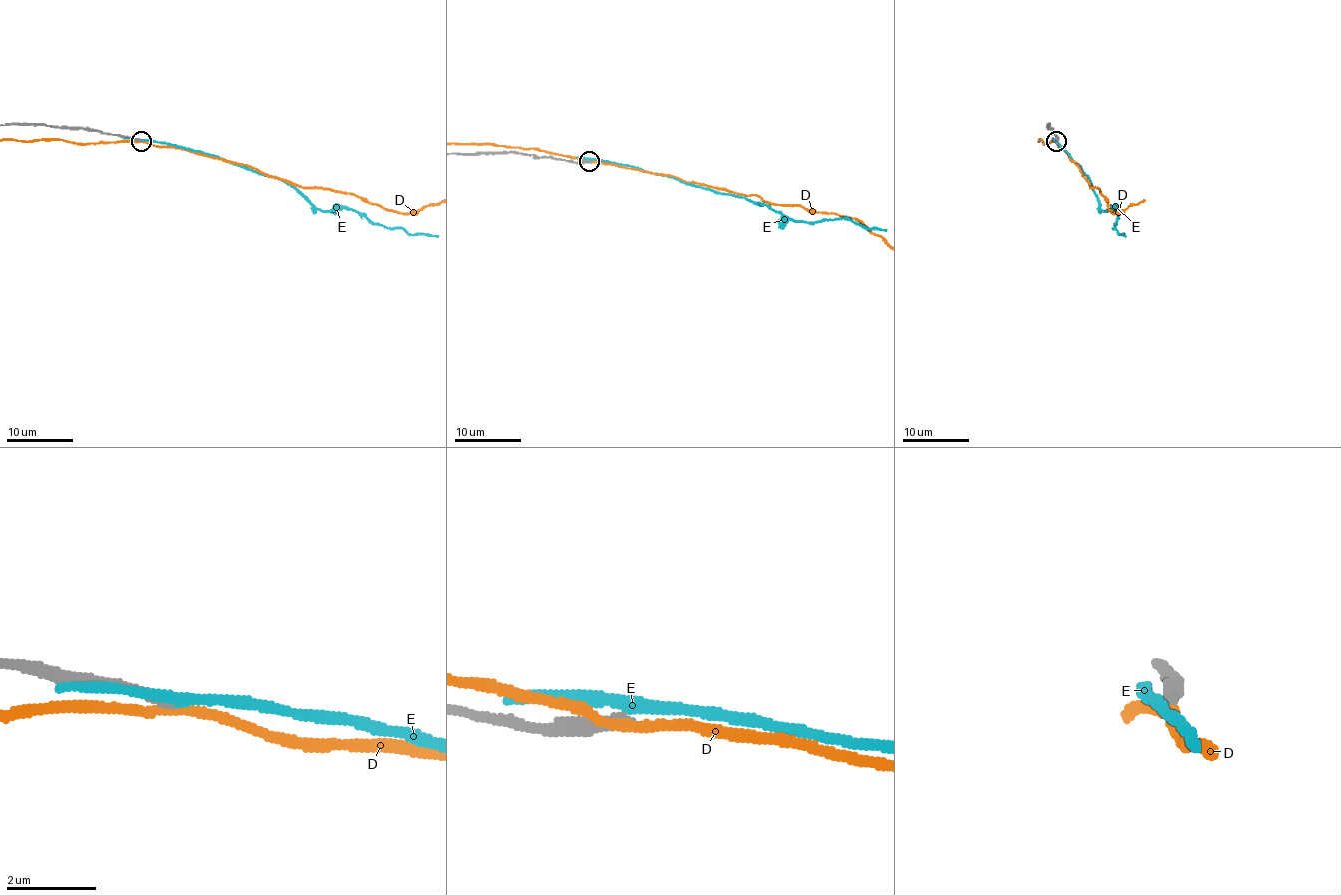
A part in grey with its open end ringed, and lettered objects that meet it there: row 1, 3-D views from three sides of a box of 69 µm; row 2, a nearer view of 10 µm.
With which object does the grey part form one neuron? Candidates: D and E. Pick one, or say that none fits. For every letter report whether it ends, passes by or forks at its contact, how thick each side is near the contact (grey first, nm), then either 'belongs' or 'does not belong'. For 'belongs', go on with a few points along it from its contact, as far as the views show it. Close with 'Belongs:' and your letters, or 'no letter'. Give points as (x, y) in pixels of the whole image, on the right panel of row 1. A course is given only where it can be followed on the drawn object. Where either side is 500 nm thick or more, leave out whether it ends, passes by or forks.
D: it passes by | 320/220 nm | does not belong
E: it passes by | 280/260 nm | does not belong
Belongs: no letter

